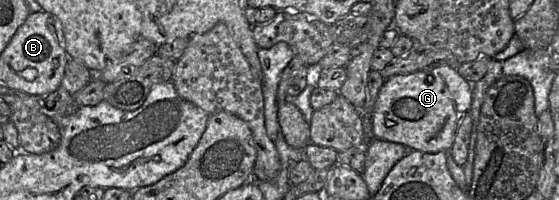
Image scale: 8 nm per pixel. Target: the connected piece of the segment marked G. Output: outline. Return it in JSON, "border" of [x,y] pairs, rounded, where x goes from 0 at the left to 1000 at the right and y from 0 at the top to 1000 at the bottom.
{"border":[[[794,325],[707,375],[689,400],[671,510],[665,650],[673,695],[716,715],[758,765],[805,760],[819,625],[841,550],[848,415]]]}

